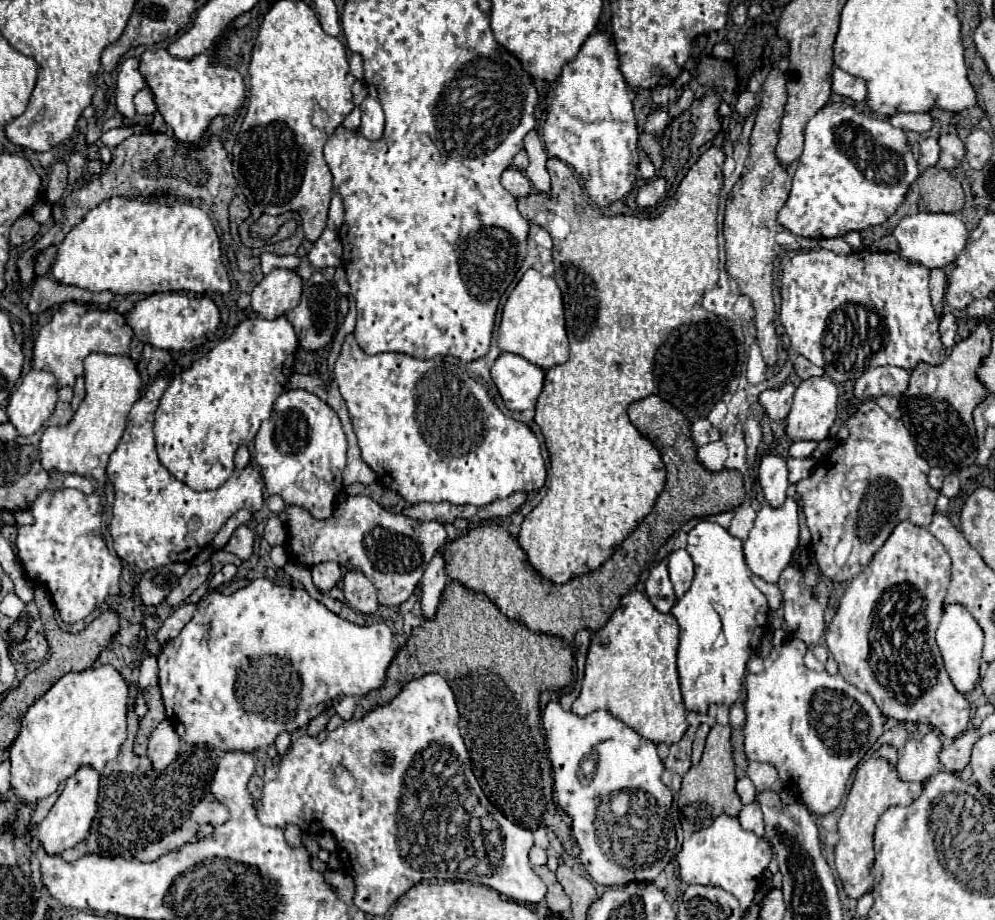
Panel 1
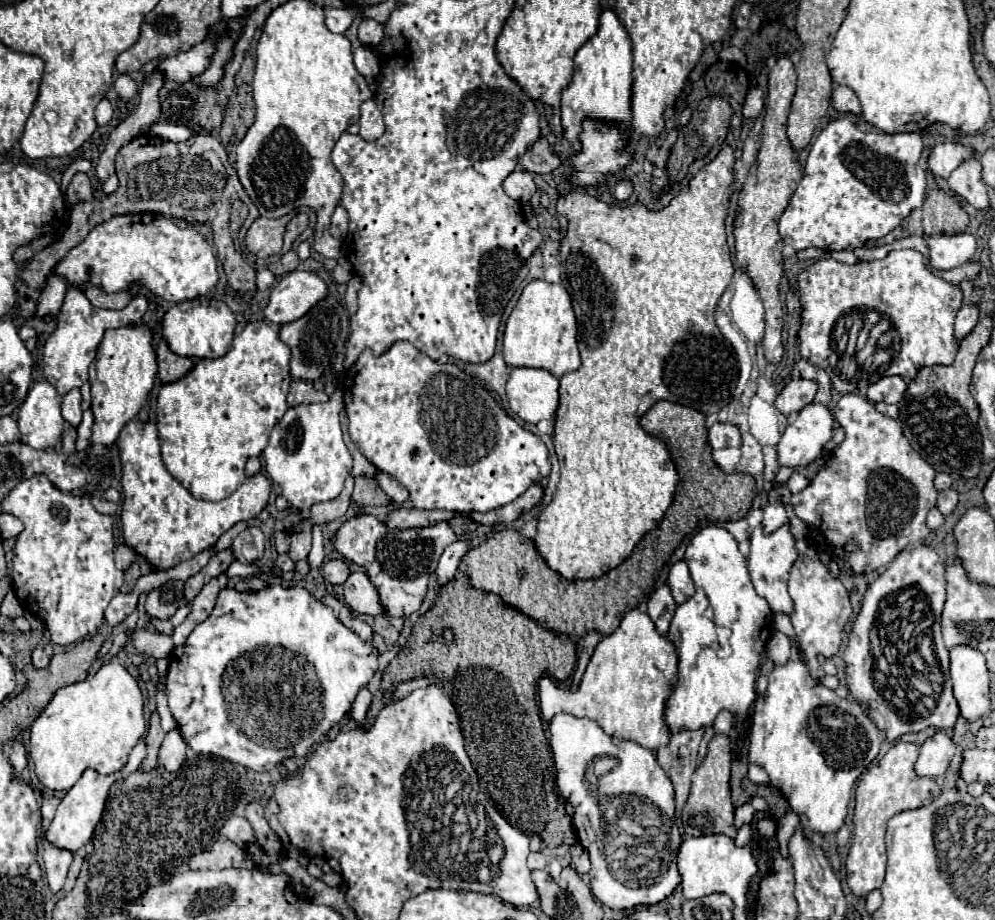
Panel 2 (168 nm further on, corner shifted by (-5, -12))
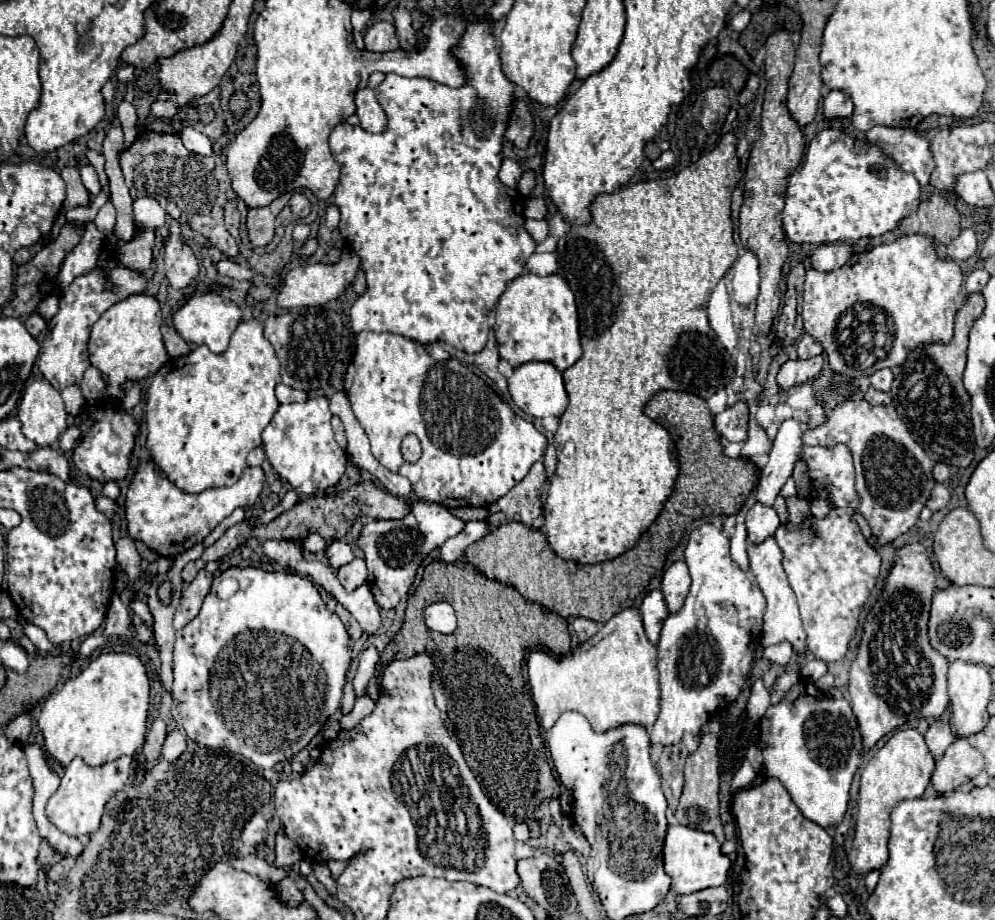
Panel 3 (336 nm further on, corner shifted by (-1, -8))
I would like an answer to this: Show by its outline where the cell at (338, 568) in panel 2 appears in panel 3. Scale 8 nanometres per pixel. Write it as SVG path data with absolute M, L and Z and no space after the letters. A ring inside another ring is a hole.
M339 539L337 541L331 541L331 545L325 549L325 553L327 553L329 563L331 563L333 569L339 569L341 565L353 561L353 557L355 557L351 545L347 545L345 541L339 541Z

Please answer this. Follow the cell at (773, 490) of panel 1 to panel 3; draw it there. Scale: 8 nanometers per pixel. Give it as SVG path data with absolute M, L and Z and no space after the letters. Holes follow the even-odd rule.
M755 503L751 507L751 511L747 511L745 527L747 527L747 541L757 545L757 543L765 541L765 537L775 535L777 527L779 527L779 517L773 507Z

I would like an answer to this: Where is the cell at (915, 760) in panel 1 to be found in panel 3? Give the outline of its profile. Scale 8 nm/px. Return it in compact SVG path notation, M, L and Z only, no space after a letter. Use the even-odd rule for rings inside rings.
M935 719L931 723L931 727L927 729L927 733L925 733L925 739L927 739L927 745L929 745L933 757L935 759L941 759L941 755L945 753L945 749L955 741L955 735L951 731L949 721Z

